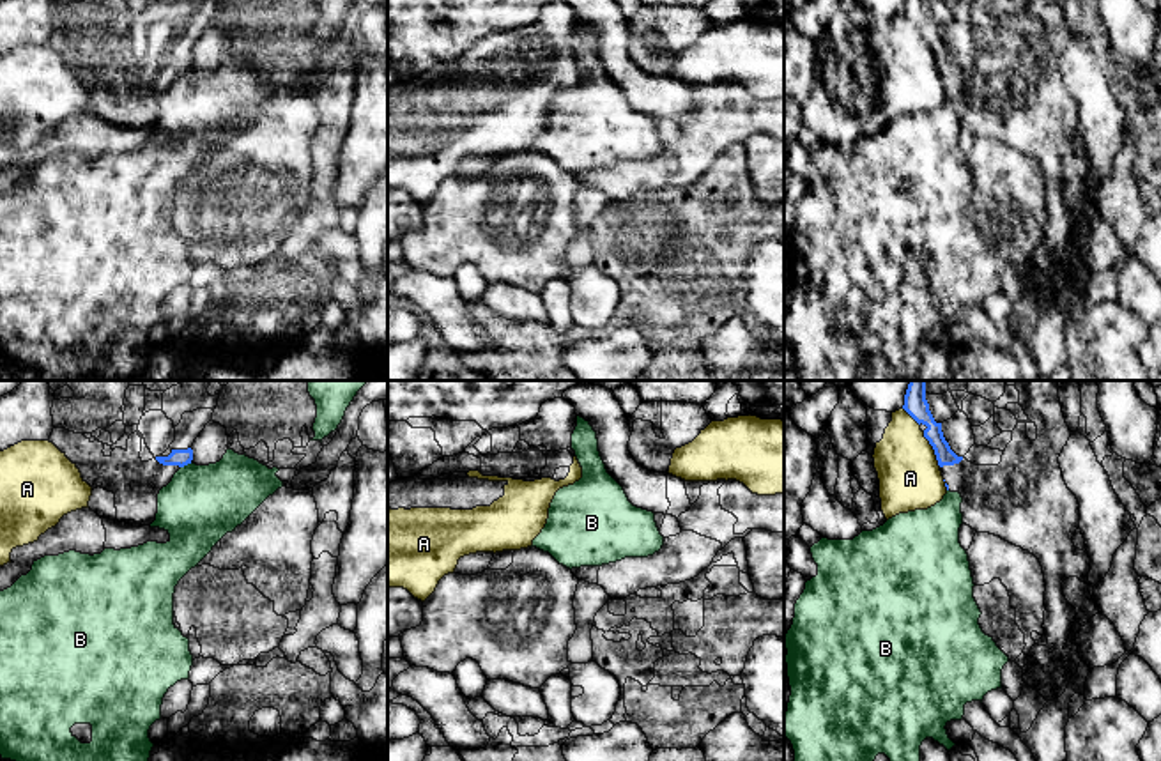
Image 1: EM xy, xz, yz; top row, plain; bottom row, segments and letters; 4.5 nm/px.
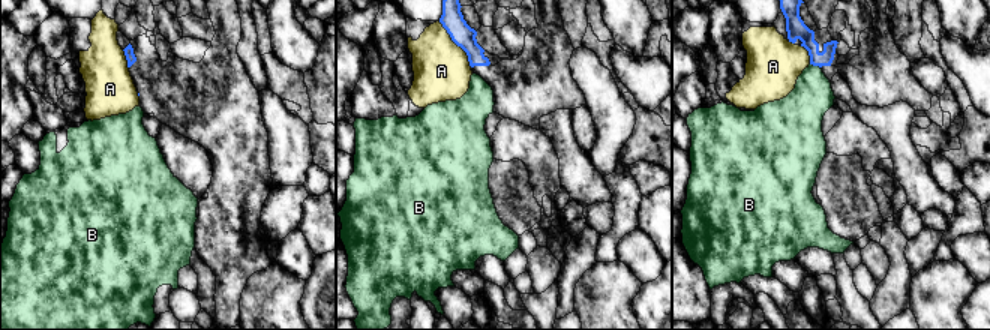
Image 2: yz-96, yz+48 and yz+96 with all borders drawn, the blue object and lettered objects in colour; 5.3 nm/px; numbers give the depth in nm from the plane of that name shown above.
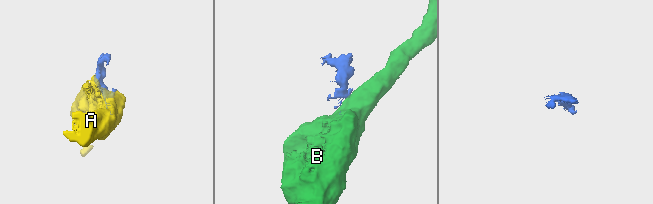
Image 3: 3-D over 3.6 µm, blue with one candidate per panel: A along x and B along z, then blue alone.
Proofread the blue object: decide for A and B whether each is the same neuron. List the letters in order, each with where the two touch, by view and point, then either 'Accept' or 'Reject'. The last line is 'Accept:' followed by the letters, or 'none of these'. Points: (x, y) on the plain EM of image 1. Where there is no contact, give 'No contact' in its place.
A: Touches blue at yz (933, 52). Reject
B: Touches blue at xy (186, 68). Reject
Accept: none of these

